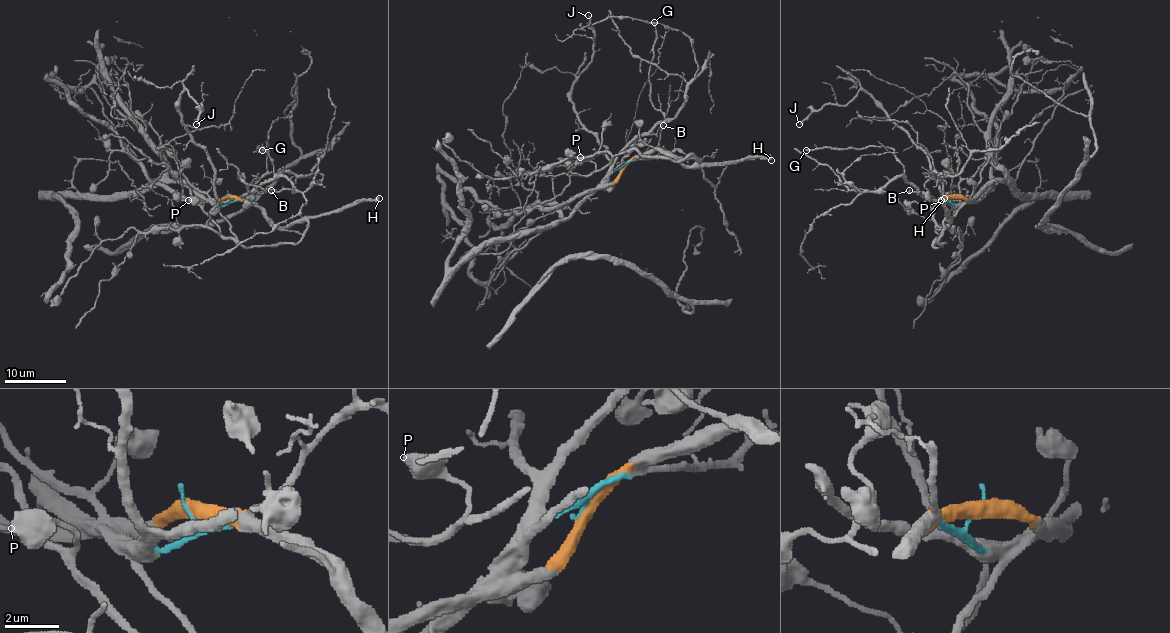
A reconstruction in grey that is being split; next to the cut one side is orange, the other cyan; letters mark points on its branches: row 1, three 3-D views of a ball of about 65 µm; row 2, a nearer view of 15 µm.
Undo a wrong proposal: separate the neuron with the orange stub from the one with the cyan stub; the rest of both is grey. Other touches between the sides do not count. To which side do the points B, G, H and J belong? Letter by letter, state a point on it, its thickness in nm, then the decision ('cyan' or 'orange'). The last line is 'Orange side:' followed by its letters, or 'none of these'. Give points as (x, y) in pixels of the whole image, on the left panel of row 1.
B: at (271, 190); 120 nm thick; cyan
G: at (262, 150); 200 nm thick; cyan
H: at (379, 198); 500 nm thick; orange
J: at (196, 124); 200 nm thick; cyan
Orange side: H

